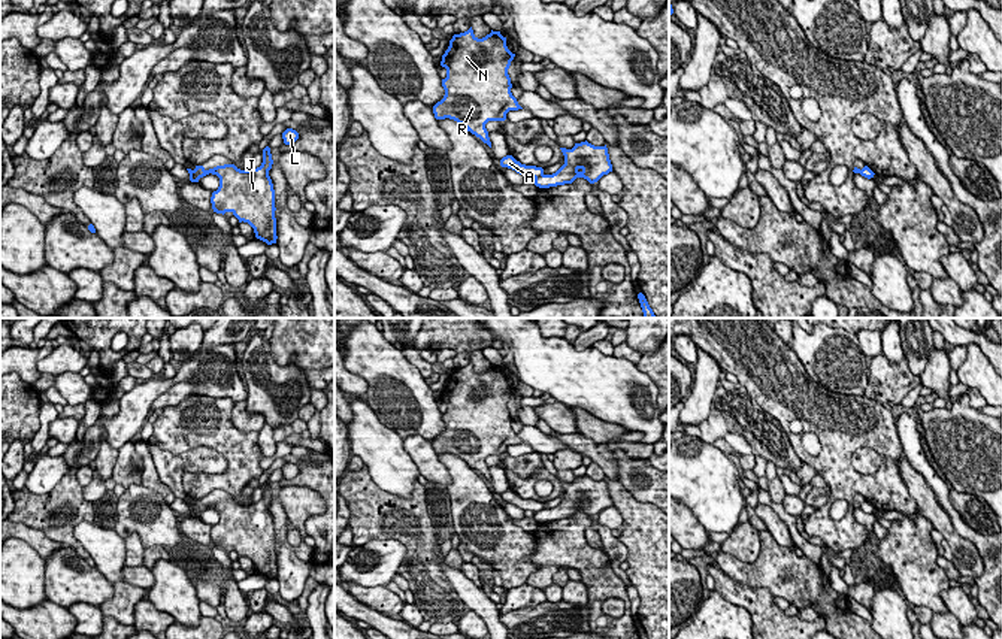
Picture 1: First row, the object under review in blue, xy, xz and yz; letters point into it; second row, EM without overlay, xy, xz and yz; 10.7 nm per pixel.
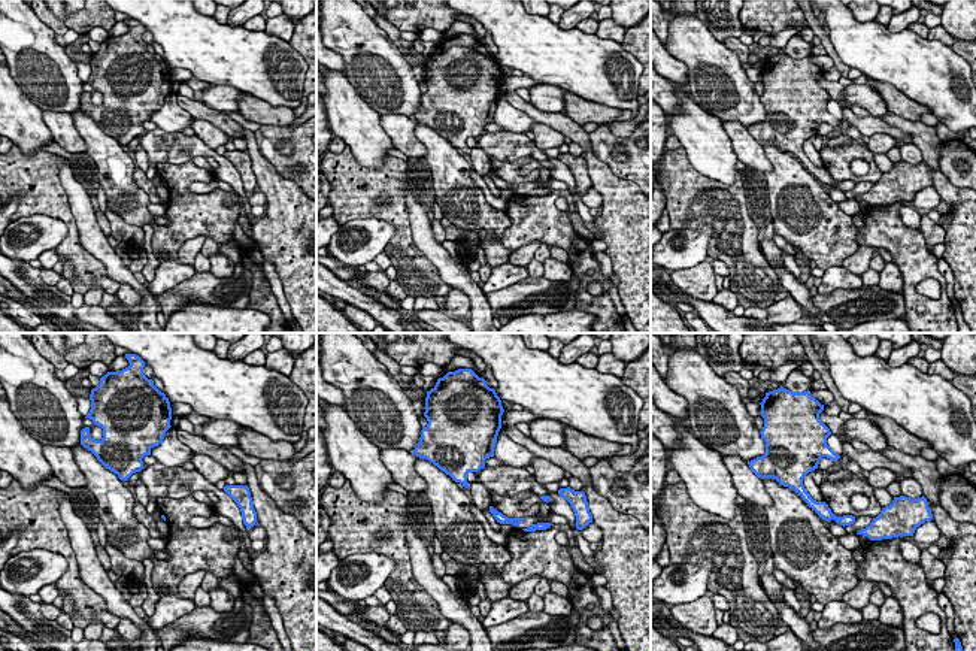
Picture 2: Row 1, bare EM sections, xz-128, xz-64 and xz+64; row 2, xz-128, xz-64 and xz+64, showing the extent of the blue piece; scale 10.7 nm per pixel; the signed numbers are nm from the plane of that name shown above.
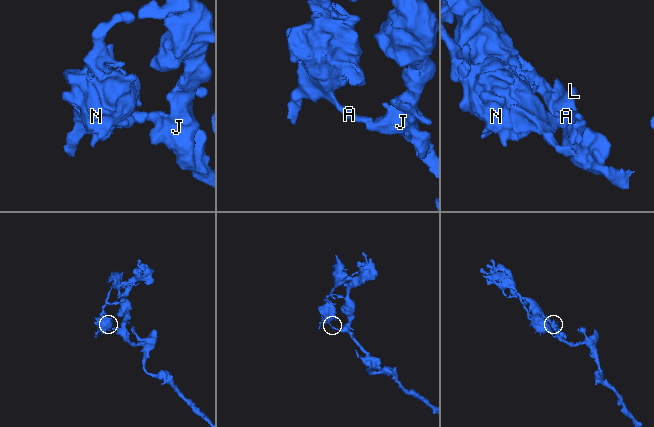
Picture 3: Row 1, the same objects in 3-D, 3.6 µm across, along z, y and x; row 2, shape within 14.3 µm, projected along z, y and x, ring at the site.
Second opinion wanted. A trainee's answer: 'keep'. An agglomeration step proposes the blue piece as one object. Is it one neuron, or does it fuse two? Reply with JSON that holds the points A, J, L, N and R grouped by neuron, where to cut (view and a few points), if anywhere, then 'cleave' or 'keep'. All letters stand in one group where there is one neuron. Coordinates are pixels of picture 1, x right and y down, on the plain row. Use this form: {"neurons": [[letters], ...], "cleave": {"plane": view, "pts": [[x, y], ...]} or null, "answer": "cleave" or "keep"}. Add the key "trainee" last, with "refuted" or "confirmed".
{"neurons": [["A", "N", "R"], ["J", "L"]], "cleave": {"plane": "xz", "pts": [[542, 508], [535, 512]]}, "answer": "cleave", "trainee": "refuted"}

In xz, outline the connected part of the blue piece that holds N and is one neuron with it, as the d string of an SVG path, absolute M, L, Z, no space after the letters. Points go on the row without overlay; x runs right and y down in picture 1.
M470 361L454 369L441 396L446 403L445 430L433 440L435 452L457 455L491 482L485 458L523 443L511 427L508 403L514 391L500 366L478 373Z

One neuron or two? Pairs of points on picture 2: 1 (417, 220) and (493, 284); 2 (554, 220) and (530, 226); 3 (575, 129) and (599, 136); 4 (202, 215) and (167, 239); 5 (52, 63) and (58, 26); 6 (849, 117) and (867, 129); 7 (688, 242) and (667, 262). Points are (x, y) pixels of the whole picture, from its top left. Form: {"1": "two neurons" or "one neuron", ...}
{"1": "two neurons", "2": "one neuron", "3": "two neurons", "4": "one neuron", "5": "two neurons", "6": "one neuron", "7": "one neuron"}

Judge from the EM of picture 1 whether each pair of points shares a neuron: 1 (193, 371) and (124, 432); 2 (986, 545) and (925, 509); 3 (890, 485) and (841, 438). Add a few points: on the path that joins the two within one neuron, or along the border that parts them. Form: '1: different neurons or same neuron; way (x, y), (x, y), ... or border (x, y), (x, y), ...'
1: same neuron; way (172, 381), (156, 387), (133, 411)
2: different neurons; border (935, 496), (953, 529), (966, 538), (977, 551)
3: same neuron; way (871, 485), (860, 484), (841, 465), (841, 457)

